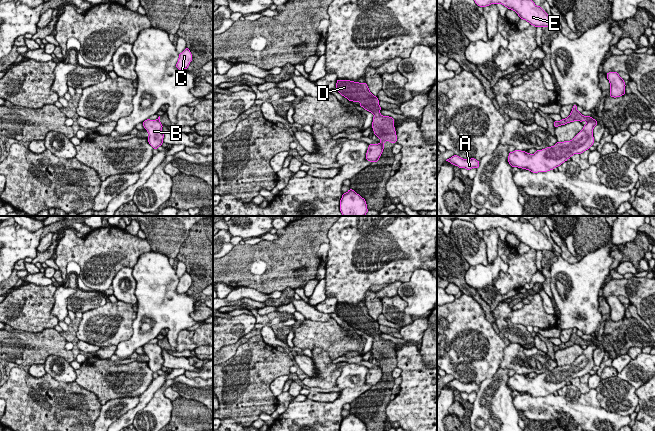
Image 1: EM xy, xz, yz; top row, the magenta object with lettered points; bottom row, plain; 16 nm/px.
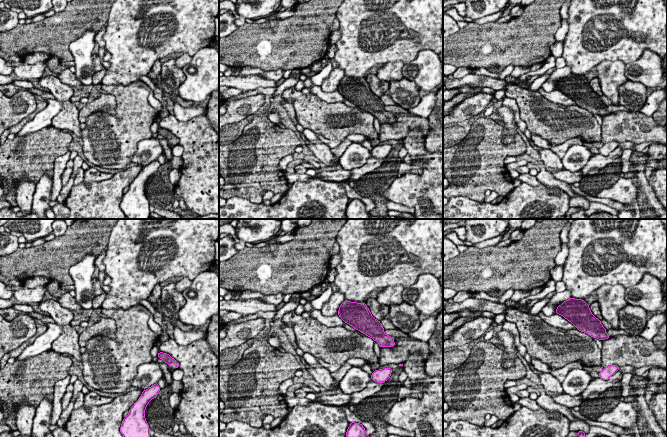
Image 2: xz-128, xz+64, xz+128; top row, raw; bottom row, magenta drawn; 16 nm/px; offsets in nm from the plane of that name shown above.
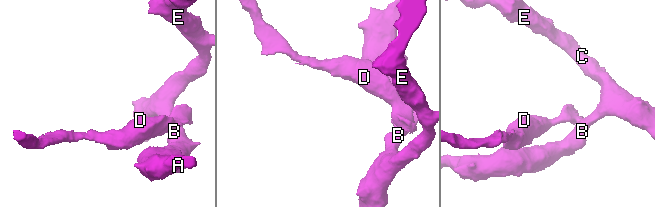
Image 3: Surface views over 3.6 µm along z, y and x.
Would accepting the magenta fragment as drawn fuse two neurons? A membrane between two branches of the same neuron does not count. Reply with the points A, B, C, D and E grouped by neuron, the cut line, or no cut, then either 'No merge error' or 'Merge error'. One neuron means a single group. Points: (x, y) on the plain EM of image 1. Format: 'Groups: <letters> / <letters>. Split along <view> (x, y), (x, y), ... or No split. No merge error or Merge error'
Groups: A B C E / D. Split along yz (593, 343), (587, 346). Merge error

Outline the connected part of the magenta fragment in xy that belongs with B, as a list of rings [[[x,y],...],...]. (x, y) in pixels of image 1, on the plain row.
[[[147,343],[143,346],[144,352],[148,355],[148,366],[154,372],[157,373],[163,367],[164,358],[162,356],[163,349],[158,344]]]

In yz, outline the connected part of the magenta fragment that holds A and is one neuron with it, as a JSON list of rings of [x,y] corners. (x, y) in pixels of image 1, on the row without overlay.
[[[457,379],[452,380],[451,382],[447,383],[446,385],[450,386],[453,389],[458,390],[459,392],[466,392],[470,394],[471,392],[478,392],[480,386],[474,382],[471,383],[462,383]]]

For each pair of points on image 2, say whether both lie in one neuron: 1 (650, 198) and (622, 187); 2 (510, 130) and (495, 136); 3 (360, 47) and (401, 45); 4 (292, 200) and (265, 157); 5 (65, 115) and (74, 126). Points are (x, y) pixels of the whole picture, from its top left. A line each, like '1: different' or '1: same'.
1: different
2: different
3: same
4: different
5: same

